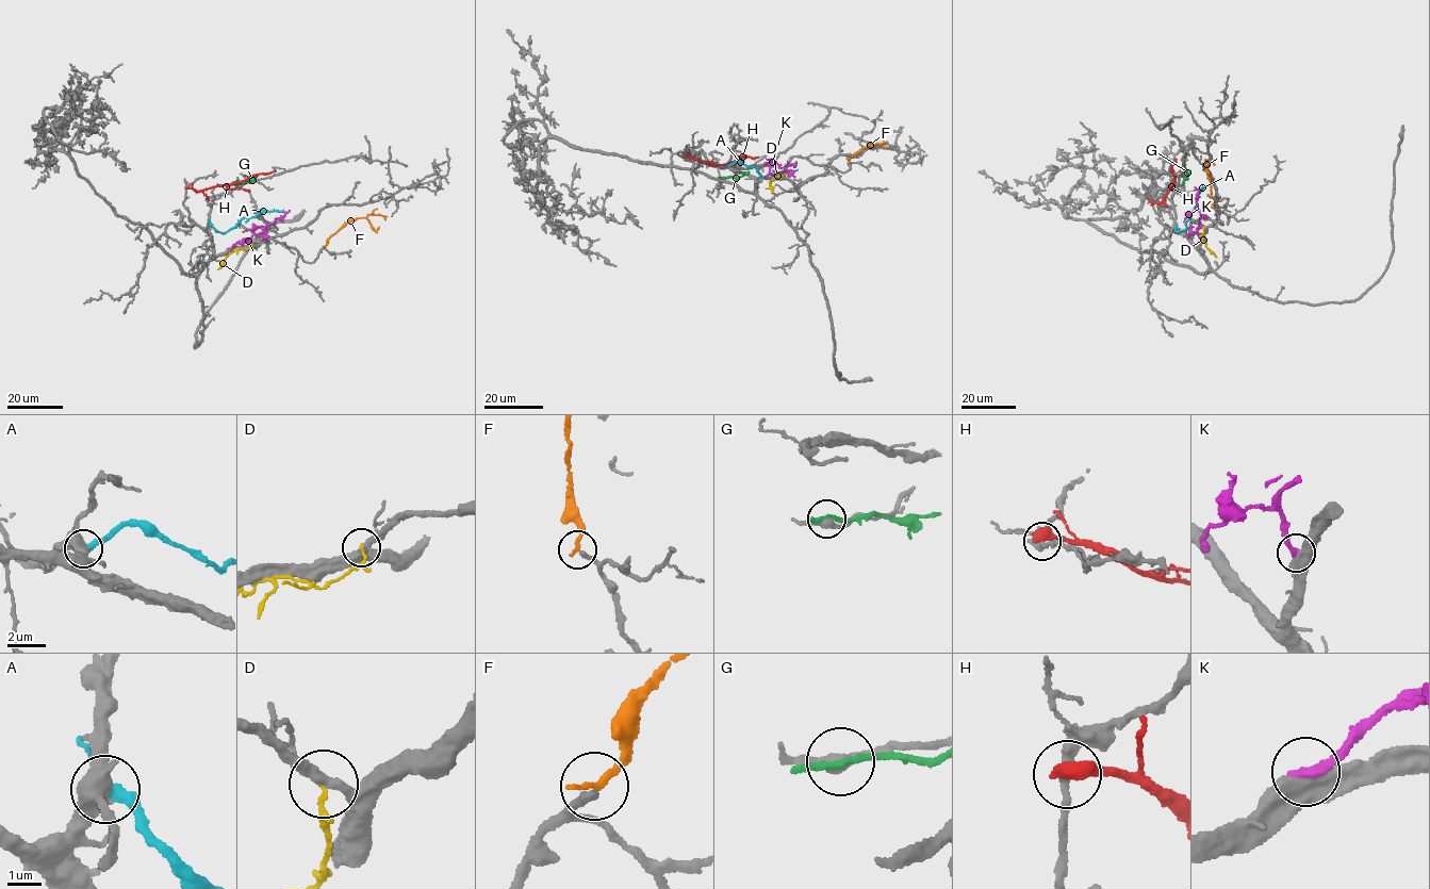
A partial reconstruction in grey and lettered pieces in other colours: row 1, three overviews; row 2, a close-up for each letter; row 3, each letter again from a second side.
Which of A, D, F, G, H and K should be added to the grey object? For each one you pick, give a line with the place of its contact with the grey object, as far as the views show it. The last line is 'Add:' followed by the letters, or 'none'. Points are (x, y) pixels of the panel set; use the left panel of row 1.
F: meets grey at (325, 246)
Add: F

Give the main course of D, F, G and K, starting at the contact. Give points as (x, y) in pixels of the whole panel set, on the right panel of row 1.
D: (1203, 227), (1206, 247), (1216, 257)
F: (1213, 207), (1206, 170), (1210, 163), (1214, 165)
G: (1182, 184), (1187, 176), (1185, 169), (1181, 168)
K: (1200, 237), (1201, 216), (1195, 186)

